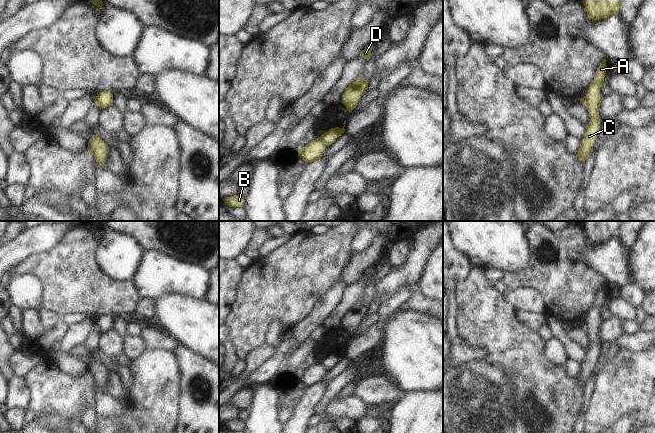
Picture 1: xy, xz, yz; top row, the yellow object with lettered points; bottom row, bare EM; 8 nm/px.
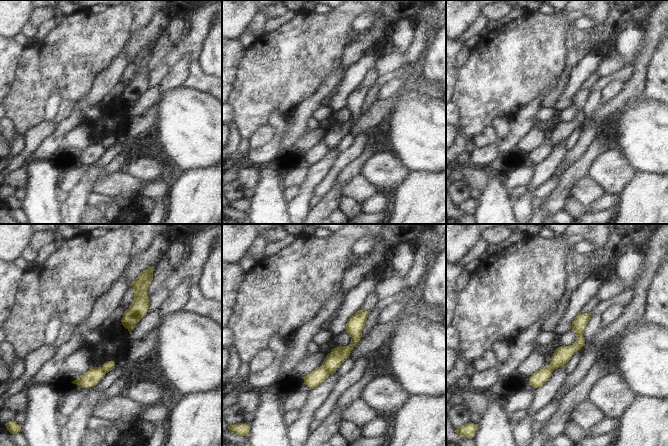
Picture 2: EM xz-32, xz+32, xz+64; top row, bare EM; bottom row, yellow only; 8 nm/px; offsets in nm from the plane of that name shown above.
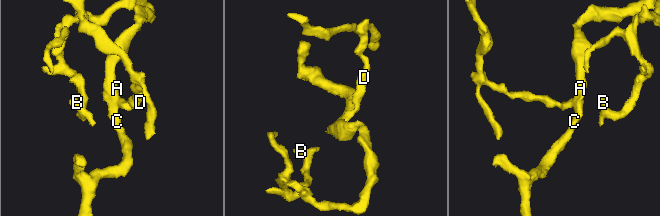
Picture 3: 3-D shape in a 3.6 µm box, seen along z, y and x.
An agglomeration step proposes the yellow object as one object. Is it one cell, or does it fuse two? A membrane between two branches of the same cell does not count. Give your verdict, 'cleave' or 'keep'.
cleave

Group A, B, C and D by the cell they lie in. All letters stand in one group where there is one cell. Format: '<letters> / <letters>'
A B C / D

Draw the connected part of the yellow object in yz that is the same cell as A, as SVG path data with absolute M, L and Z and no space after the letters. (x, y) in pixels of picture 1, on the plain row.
M604 282L600 290L597 292L594 304L584 320L586 323L585 330L588 333L591 344L589 348L586 349L587 355L584 362L581 364L579 375L576 378L582 386L585 386L589 378L593 375L594 367L600 357L602 343L599 340L599 330L604 322L600 317L600 312L603 308L605 298L606 283Z

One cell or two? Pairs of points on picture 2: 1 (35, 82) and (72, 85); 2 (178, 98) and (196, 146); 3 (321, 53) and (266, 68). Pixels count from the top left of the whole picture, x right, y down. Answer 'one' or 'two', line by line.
1: one
2: one
3: one

